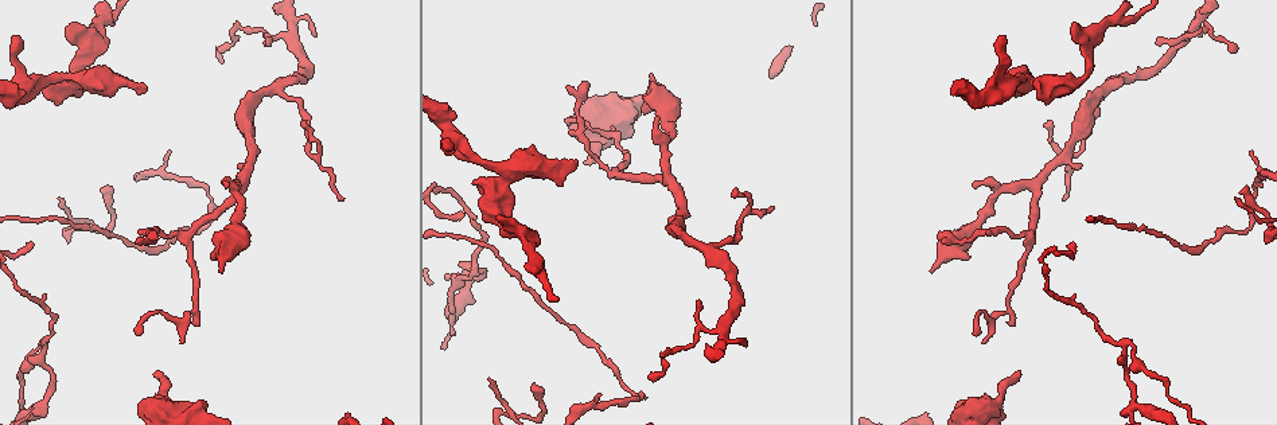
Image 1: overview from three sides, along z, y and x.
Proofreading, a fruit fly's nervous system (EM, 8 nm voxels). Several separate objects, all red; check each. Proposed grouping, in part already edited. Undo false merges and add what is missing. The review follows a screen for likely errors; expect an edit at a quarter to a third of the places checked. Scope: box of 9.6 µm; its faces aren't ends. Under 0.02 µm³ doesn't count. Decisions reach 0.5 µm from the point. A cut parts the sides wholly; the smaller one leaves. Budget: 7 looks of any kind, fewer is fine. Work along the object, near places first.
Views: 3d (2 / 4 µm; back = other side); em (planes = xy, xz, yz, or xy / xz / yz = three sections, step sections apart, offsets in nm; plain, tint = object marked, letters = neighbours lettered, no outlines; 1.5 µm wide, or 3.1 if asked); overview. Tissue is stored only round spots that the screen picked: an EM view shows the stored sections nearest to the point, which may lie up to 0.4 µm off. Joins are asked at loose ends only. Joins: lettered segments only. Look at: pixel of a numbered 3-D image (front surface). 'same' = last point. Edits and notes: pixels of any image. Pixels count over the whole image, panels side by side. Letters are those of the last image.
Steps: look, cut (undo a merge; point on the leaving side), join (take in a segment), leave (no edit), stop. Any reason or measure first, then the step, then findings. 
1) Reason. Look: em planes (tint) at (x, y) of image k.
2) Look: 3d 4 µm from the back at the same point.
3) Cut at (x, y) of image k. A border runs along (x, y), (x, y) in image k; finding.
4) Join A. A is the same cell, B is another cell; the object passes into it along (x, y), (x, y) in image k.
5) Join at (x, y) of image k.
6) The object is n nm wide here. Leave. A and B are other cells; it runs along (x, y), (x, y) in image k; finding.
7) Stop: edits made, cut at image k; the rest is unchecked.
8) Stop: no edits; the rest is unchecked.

Look: em planes (letters) at (202, 230) of image 1.

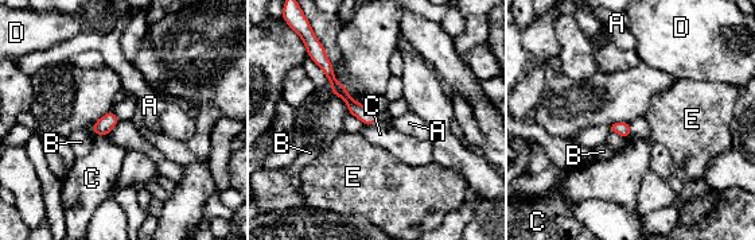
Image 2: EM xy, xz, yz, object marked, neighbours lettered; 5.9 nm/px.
Leave. A, B, C, D and E are other cells; a border runs along (378, 120), (365, 124) in image 2; one cell here.

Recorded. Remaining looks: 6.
Look: 3d 2 µm at (1019, 377) of image 1.

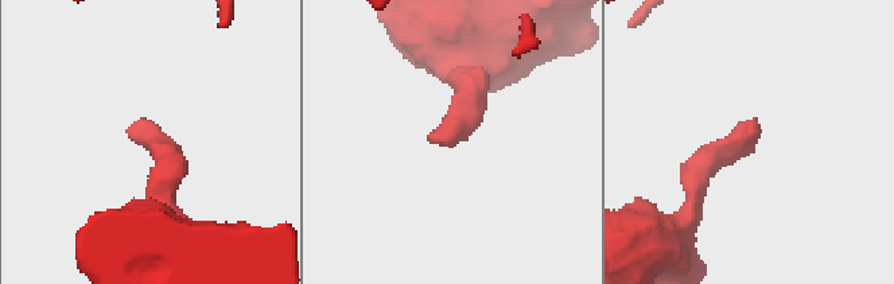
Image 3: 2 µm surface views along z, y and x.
Shape alone is not enough. Look: em yz step 8 (letters) at (752, 136) of image 3.

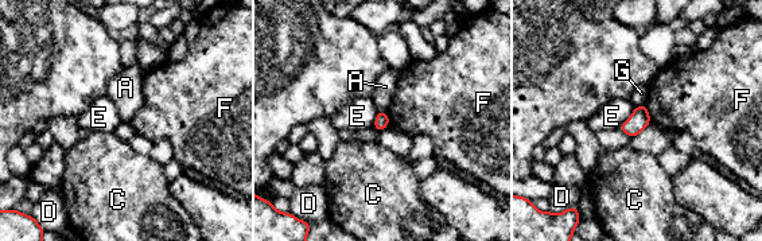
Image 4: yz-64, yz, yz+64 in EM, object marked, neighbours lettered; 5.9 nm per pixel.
Leave. A, C, D, E, F and G are other cells; a border runs along (645, 104), (650, 121) in image 4; no lettered segment goes on from it.

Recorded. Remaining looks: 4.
An open end. Look: em planes (tint) at (1001, 37) of image 1.

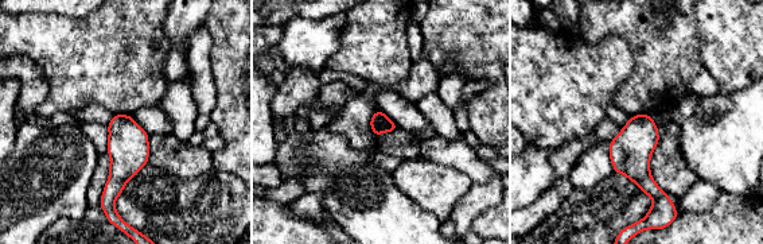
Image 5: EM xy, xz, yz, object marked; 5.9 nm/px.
Look: em planes (letters) at the same point.

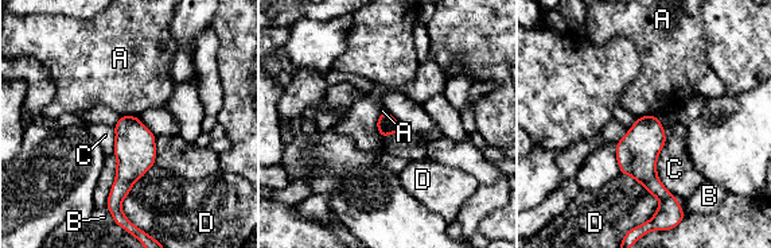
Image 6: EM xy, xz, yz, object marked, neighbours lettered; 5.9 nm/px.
The longest contact is with C, 480 nm. Leave. A, B, C and D are other cells; no lettered segment goes on from it.

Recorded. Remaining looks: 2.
Stop: no edits; the rest is unchecked.

